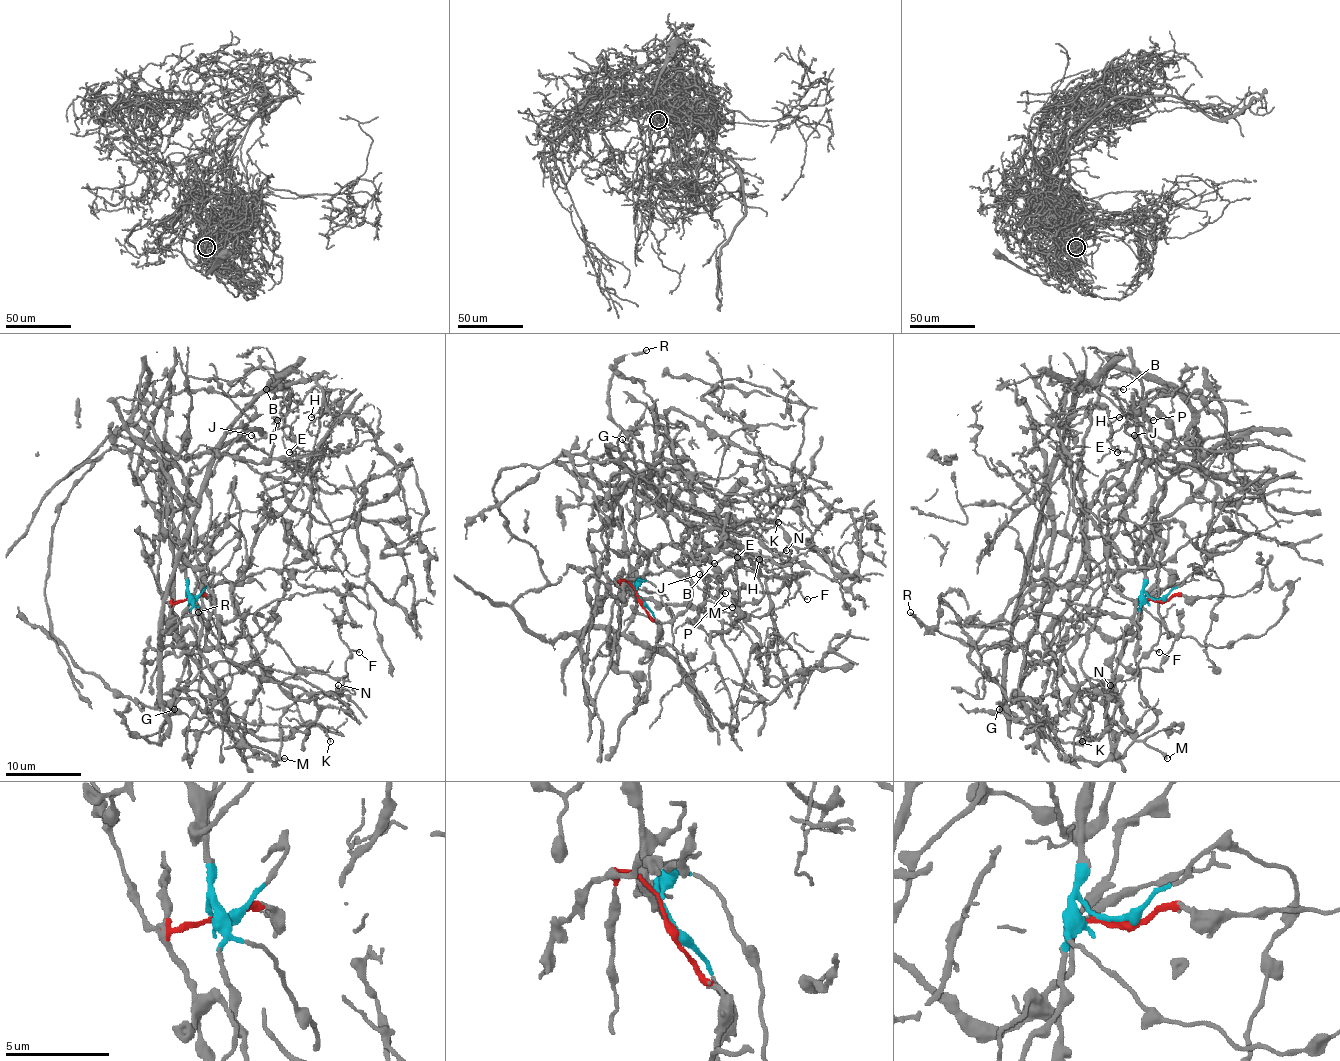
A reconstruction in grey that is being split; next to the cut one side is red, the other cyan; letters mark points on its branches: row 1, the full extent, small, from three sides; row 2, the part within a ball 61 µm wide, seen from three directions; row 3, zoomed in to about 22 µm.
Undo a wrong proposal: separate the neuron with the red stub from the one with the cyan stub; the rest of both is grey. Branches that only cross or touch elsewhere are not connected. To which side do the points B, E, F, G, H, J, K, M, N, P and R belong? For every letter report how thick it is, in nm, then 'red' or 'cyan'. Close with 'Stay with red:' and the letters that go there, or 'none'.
B: 140 nm | red
E: 100 nm | cyan
F: 160 nm | cyan
G: 120 nm | red
H: 120 nm | cyan
J: 190 nm | red
K: 120 nm | cyan
M: 200 nm | cyan
N: 130 nm | cyan
P: 150 nm | red
R: 220 nm | red
Stay with red: B, G, J, P, R

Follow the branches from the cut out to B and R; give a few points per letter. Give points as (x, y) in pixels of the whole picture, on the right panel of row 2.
B: (1158, 600), (1118, 638), (1071, 606), (1099, 383), (1161, 378), (1199, 453), (1125, 430), (1186, 381), (1124, 389)
R: (1158, 600), (1118, 638), (1071, 606), (1112, 368), (1199, 453), (1112, 468), (1022, 706), (1020, 648), (910, 612)

